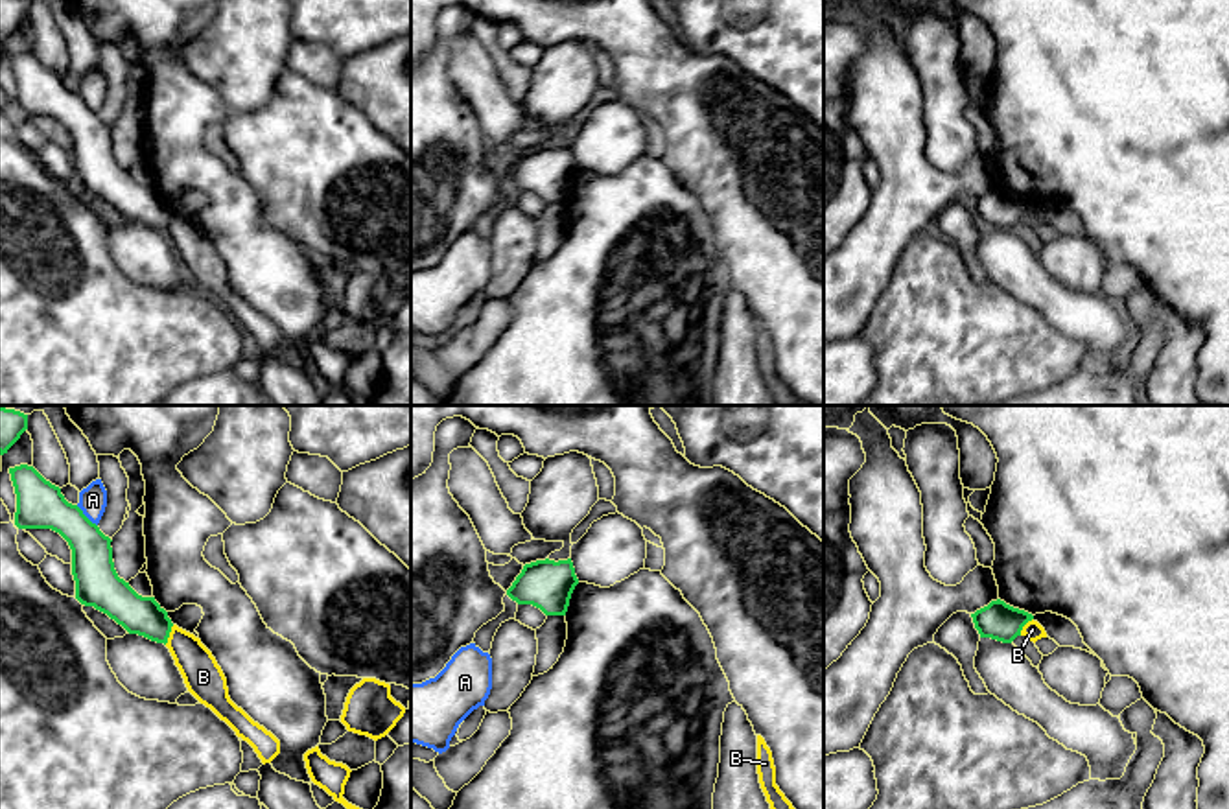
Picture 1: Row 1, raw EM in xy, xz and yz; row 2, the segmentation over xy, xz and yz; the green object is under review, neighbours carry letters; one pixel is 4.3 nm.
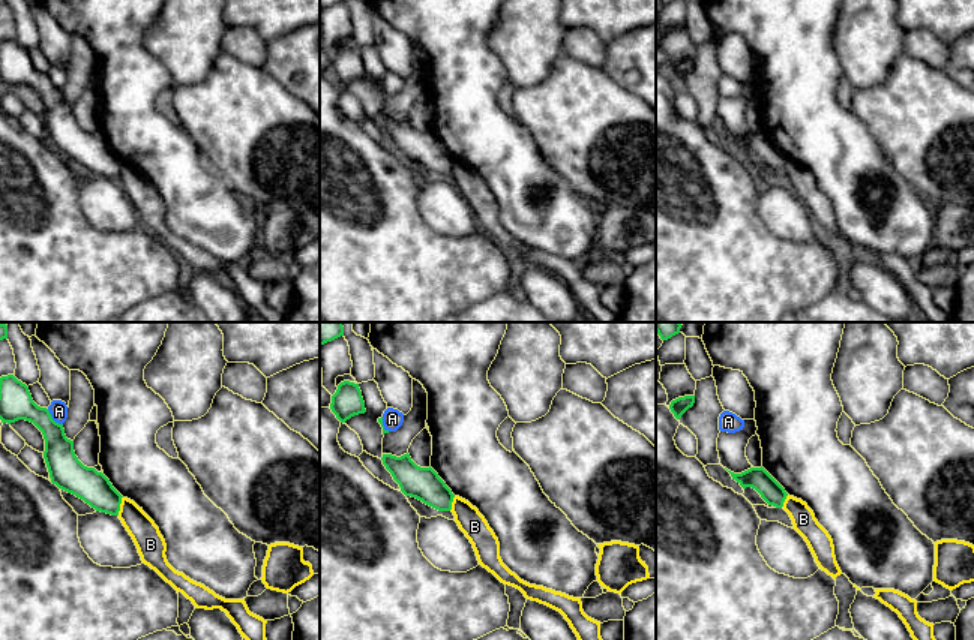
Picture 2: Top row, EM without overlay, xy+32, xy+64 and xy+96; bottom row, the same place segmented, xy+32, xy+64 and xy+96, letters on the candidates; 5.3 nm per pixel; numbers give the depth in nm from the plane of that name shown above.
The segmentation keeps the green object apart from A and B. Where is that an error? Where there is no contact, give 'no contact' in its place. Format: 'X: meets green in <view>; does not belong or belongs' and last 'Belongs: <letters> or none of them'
A: meets green in xy; does not belong
B: meets green in xy; does not belong
Belongs: none of them

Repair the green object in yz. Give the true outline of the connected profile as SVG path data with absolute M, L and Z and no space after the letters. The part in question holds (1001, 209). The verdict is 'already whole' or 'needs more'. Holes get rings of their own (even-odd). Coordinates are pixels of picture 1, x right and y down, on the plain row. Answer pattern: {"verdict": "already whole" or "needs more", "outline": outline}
{"verdict": "already whole", "outline": "M991 188L988 193L971 201L980 225L991 225L1002 230L1012 230L1021 223L1023 214L1034 206L1032 201L1013 195L1004 188Z"}

